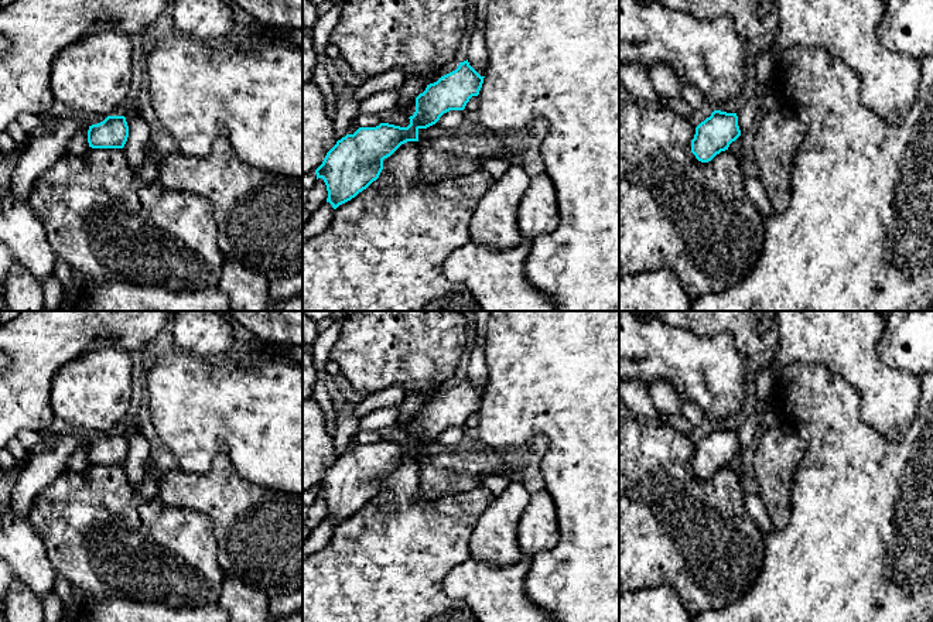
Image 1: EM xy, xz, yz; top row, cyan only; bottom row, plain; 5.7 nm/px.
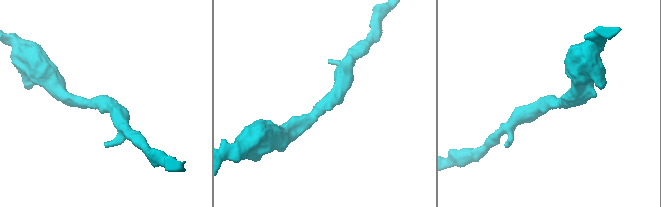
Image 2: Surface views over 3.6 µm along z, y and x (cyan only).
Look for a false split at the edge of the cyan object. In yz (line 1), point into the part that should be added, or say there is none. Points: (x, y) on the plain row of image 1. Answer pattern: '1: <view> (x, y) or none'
1: none

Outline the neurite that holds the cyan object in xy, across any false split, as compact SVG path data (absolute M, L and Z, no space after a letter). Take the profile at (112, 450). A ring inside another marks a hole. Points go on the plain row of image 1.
M107 433L88 447L88 459L92 465L123 465L127 454L129 442L124 433Z

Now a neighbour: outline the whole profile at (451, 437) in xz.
M450 427L444 430L437 441L447 445L448 448L455 448L464 437L464 427Z

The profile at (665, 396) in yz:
M655 380L647 389L659 411L681 414L680 399L671 383L667 380Z

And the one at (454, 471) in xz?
M543 434L533 435L520 447L495 450L458 451L451 448L437 455L420 457L420 496L435 499L478 488L489 476L503 476L524 486L529 493L546 489L540 471L548 440Z

